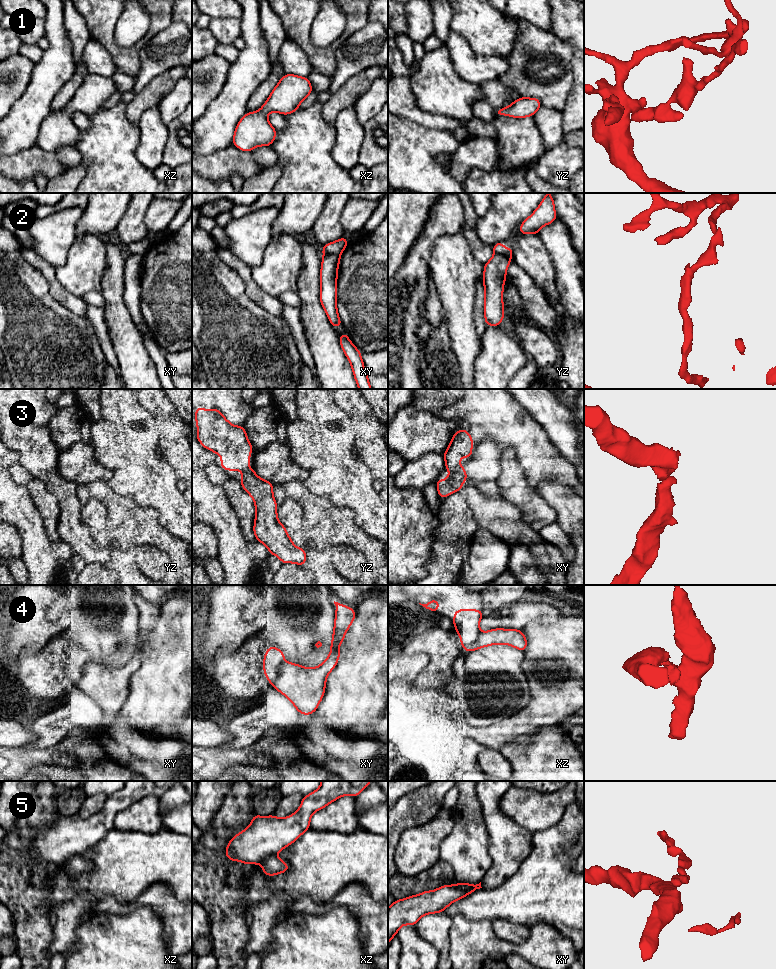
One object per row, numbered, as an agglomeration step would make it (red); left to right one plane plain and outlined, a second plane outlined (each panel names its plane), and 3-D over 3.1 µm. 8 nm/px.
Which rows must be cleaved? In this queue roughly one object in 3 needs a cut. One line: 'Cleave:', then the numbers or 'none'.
Cleave: 2, 4, 5

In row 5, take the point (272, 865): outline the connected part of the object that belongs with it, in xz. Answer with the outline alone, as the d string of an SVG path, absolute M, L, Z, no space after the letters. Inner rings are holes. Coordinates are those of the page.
M270 855L262 860L262 871L266 876L274 876L285 873L289 870L289 865L279 859L276 855Z

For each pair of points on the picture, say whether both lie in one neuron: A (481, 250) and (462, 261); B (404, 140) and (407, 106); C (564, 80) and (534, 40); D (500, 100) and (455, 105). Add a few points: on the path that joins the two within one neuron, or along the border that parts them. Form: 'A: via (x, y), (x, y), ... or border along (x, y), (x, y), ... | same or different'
A: border along (460, 234), (467, 242), (471, 253), (483, 264) | different
B: border along (398, 115), (428, 127) | different
C: via (555, 70), (549, 64), (549, 58), (542, 50) | same
D: border along (478, 85), (484, 98) | different

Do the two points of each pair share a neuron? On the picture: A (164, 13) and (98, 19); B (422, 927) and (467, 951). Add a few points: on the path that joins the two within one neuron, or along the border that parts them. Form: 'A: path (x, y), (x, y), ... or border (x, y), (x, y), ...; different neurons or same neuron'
A: path (149, 34), (132, 51), (118, 51), (107, 40); same neuron
B: border (453, 919), (449, 931), (450, 948), (448, 958); different neurons

